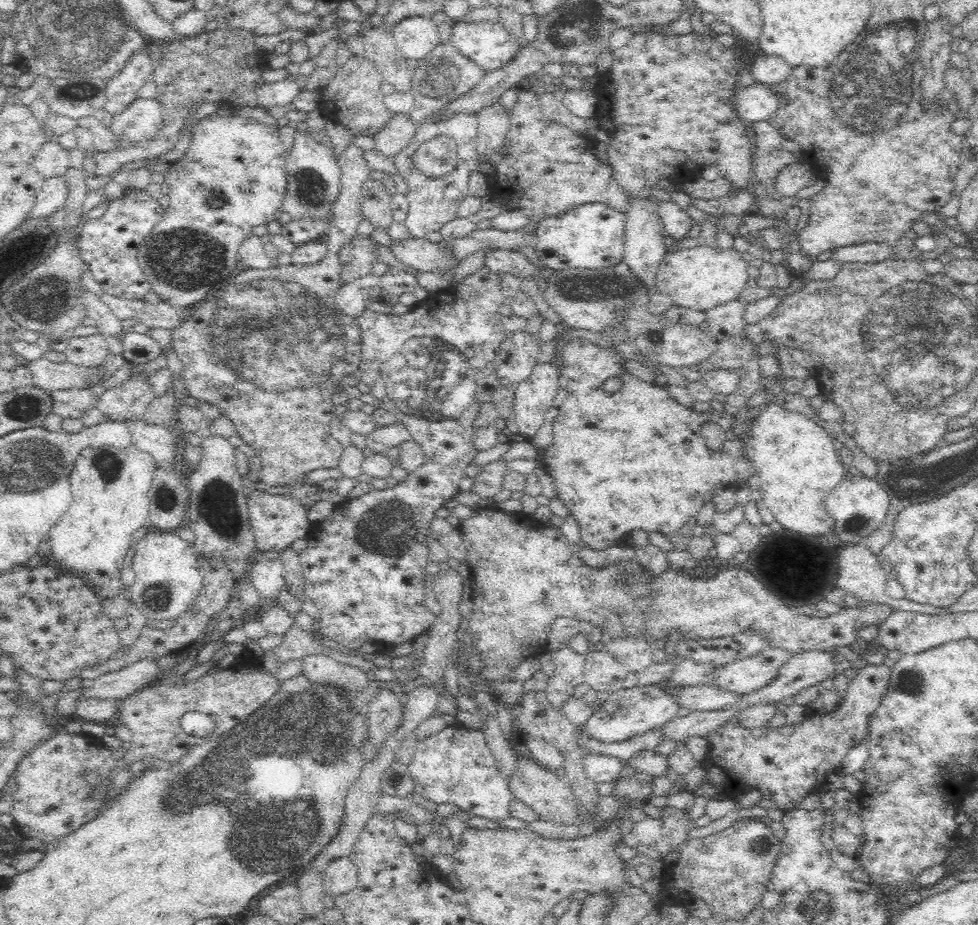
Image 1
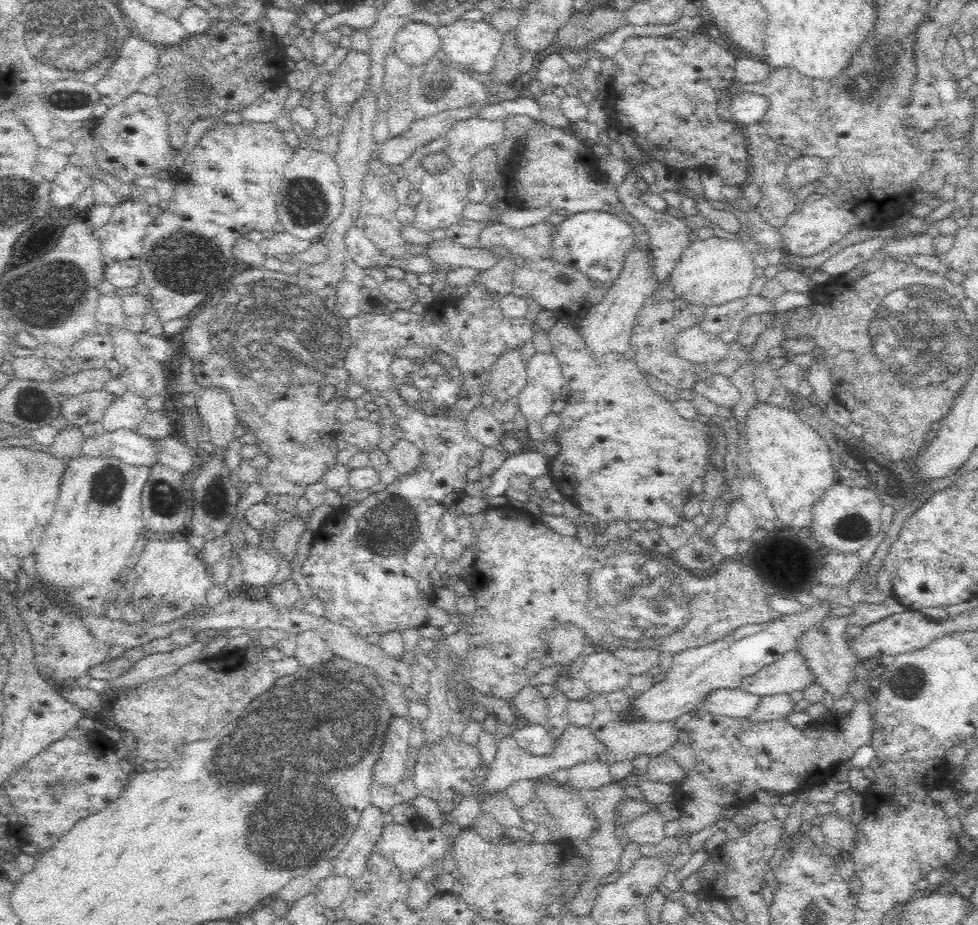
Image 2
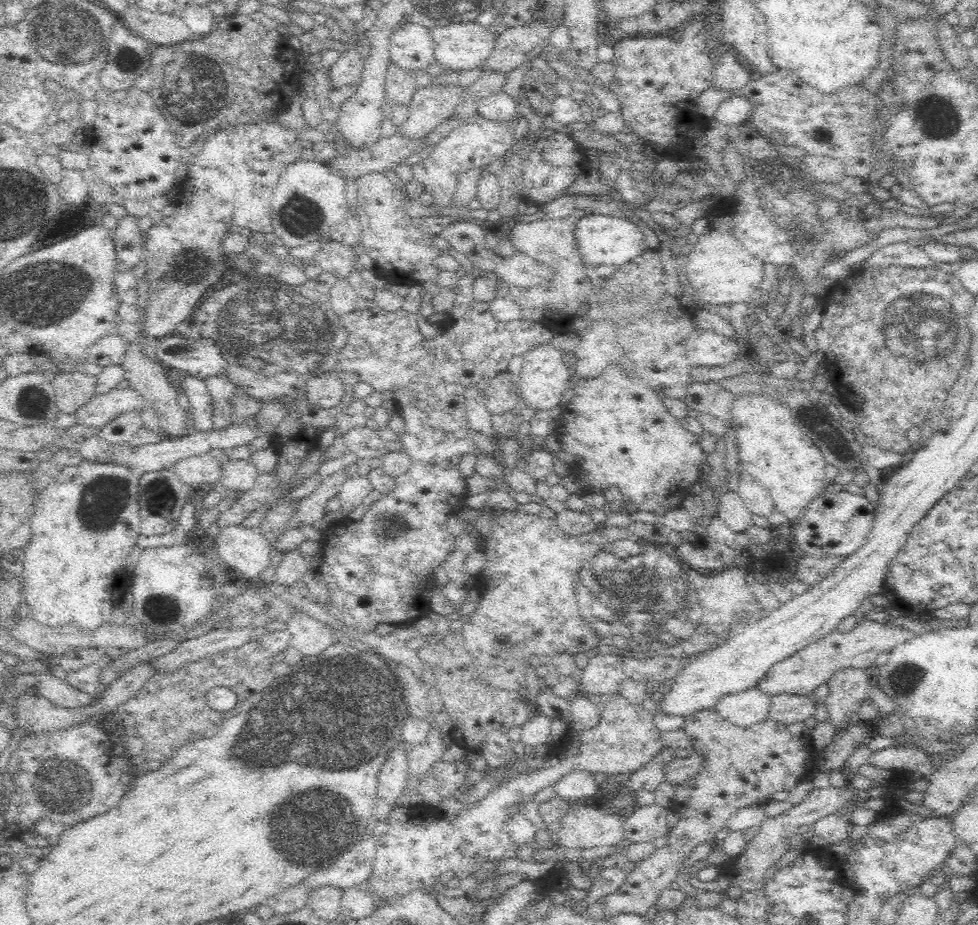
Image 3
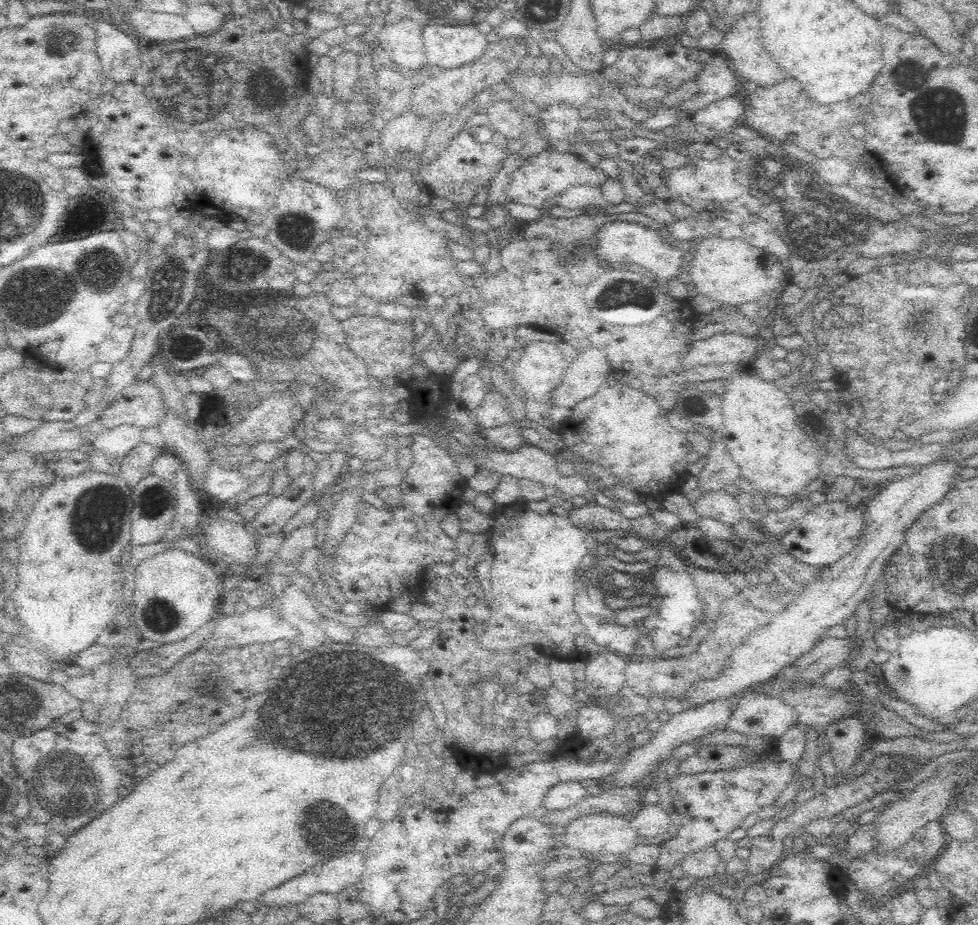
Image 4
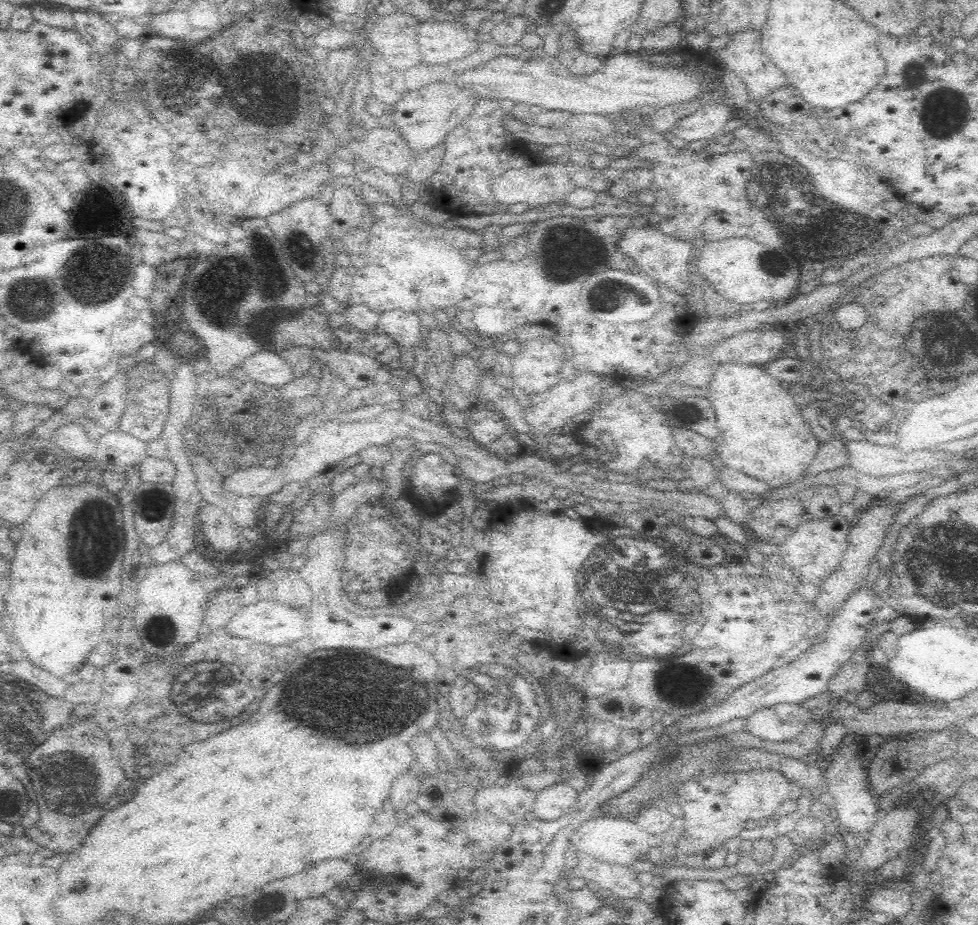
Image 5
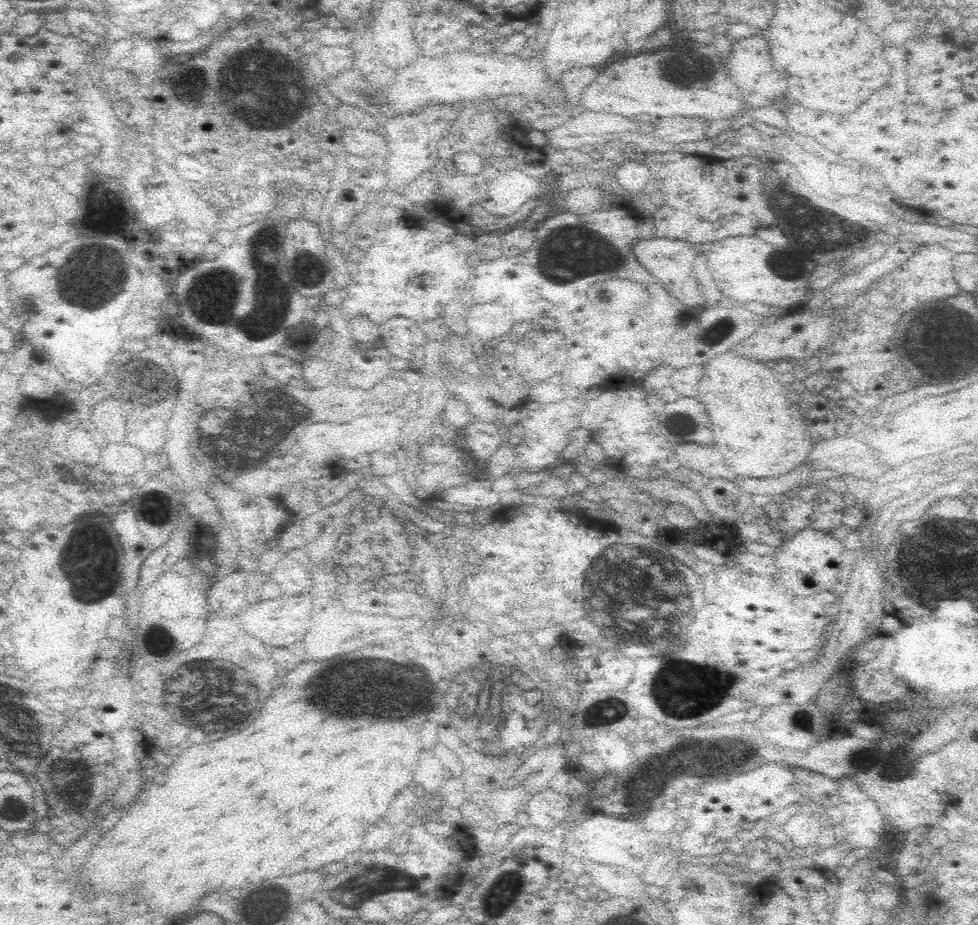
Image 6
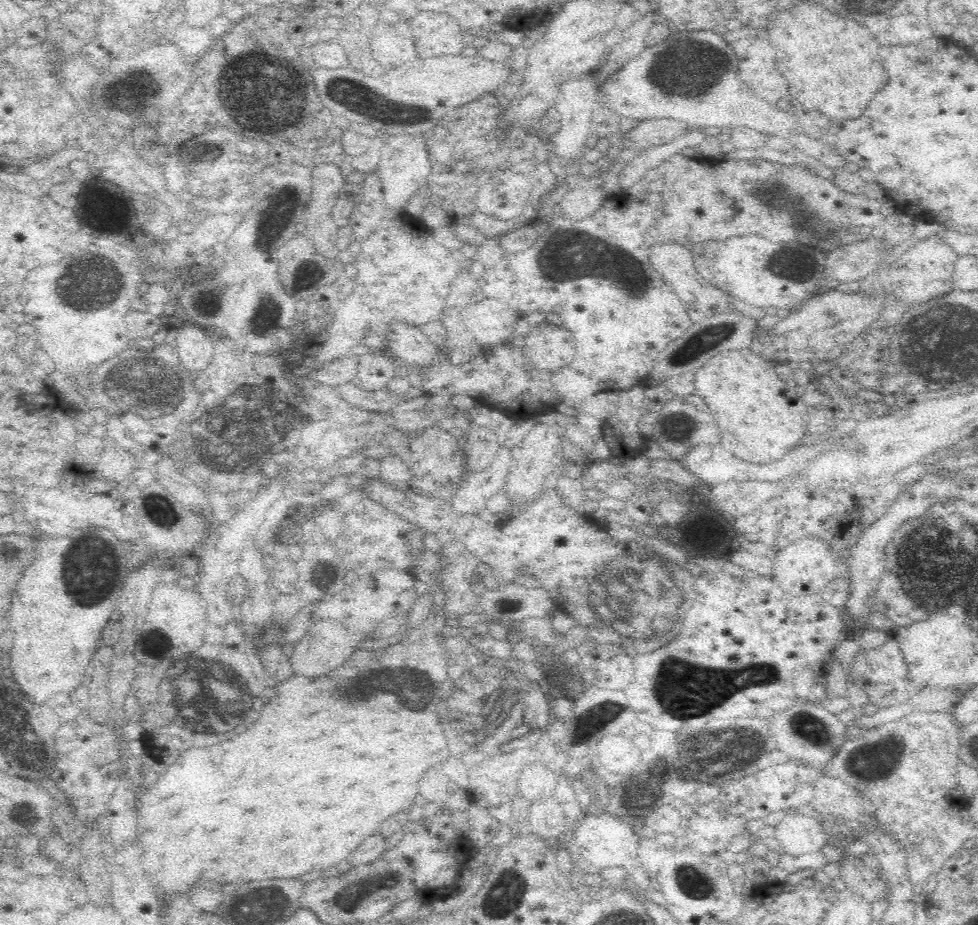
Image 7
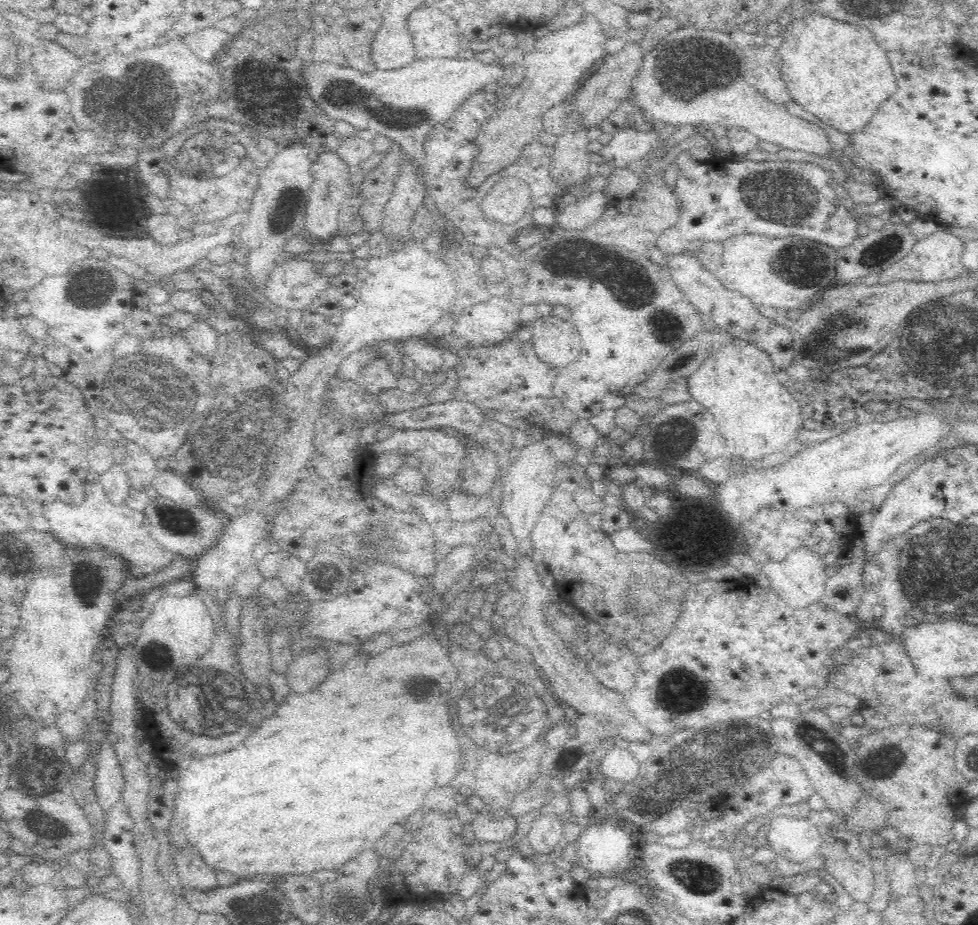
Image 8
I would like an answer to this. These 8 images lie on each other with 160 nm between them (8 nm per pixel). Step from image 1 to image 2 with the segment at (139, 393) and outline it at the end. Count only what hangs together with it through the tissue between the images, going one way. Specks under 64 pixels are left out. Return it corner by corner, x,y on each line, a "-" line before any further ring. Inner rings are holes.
128,390
118,398
114,398
102,416
104,429
108,432
120,430
120,428
136,431
149,411
144,403
144,398

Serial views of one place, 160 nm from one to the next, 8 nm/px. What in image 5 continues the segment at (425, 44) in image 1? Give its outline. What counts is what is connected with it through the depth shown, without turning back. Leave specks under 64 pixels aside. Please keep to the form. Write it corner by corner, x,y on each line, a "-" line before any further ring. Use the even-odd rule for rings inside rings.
396,12
374,22
372,17
366,20
370,42
392,68
406,70
420,62
420,48
416,44
418,22
414,16

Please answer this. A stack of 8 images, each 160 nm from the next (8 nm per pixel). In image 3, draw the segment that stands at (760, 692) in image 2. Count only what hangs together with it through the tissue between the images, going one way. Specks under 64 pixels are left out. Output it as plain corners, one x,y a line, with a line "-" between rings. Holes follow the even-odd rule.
866,619
846,634
837,630
831,632
816,643
806,646
802,651
790,656
786,661
772,665
762,680
756,684
756,689
769,697
780,694
798,696
812,694
818,686
825,685
836,670
848,667
864,669
867,666
873,666
879,654
889,654
894,648
911,640
914,635
912,631
903,627
878,624
878,622

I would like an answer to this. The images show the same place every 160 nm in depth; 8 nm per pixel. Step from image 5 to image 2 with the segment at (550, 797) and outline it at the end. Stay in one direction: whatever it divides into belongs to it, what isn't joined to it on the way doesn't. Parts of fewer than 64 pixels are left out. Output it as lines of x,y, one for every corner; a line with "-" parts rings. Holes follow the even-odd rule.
597,759
576,764
569,770
569,780
565,785
573,790
576,788
591,790
612,782
608,764

